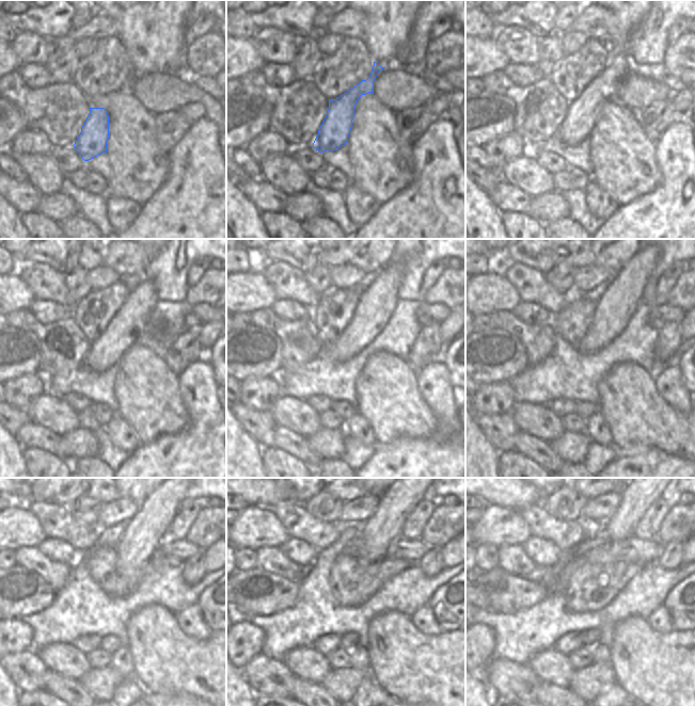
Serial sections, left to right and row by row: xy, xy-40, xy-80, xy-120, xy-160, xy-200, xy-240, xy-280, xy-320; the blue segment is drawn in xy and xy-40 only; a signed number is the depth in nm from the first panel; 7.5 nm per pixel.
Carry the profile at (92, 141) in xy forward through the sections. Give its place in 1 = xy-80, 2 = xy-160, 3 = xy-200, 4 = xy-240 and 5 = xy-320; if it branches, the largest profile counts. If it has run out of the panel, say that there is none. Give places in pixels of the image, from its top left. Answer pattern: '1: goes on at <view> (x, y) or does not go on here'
1: goes on at xy-80 (582, 113)
2: goes on at xy-160 (376, 304)
3: goes on at xy-200 (618, 302)
4: goes on at xy-240 (144, 532)
5: goes on at xy-320 (635, 499)

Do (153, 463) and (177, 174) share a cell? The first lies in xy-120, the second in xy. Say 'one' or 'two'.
one

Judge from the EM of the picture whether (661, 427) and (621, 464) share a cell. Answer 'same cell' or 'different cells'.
different cells

